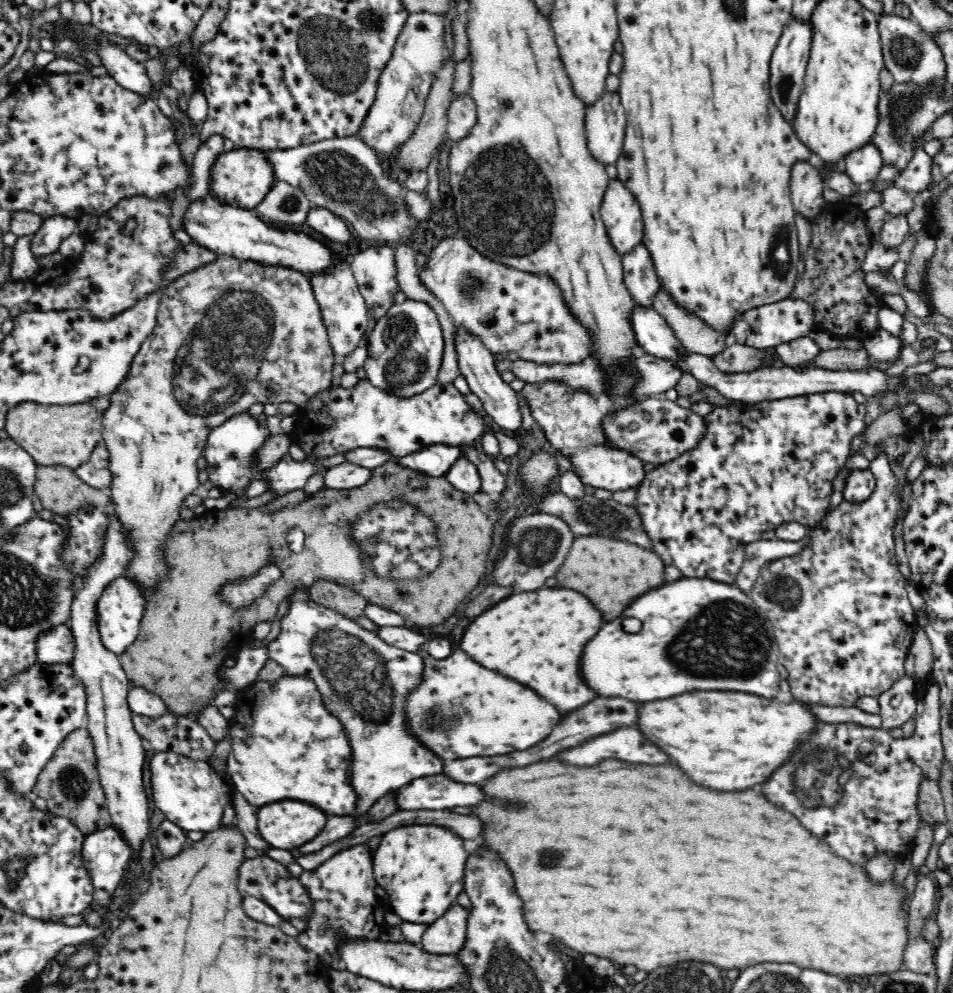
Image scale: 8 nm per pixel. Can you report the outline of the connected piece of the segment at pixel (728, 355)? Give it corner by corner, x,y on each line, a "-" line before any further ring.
730,343
728,348
722,350
716,358
711,358
711,360
723,374
746,373
762,369
763,359
769,356
769,352
772,357
777,356
775,348
758,349

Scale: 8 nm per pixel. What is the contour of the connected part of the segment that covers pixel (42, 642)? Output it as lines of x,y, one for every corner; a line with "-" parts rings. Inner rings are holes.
65,623
42,632
36,640
38,665
70,664
74,658
74,635

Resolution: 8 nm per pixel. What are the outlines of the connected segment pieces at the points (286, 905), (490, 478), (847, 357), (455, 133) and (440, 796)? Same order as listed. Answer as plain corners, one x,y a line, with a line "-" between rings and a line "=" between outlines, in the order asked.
260,854
256,858
246,859
241,865
238,870
238,889
241,893
268,903
280,913
282,920
290,922
291,918
302,918
307,922
307,916
311,911
310,895
299,879
288,872
286,864
=
462,444
460,449
462,449
462,456
468,458
477,467
478,473
482,477
482,490
480,491
489,495
500,495
506,490
506,478
494,466
494,458
482,451
478,444
470,444
470,446
=
841,347
834,350
822,351
811,363
811,368
824,368
832,371
862,371
869,368
867,350
848,350
=
460,95
448,109
447,136
452,143
462,140
476,126
477,108
470,95
=
443,773
416,778
403,786
396,797
398,811
444,810
470,807
482,802
482,792
474,784
460,784

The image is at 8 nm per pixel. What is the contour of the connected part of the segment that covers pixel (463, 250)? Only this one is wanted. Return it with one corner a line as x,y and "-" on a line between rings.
461,234
441,240
427,259
428,262
419,270
419,280
427,288
427,292
431,292
443,304
458,329
464,329
464,333
478,337
492,355
516,352
519,360
546,366
578,365
592,356
594,347
588,329
574,318
562,291
549,276
522,272
494,262
470,246

